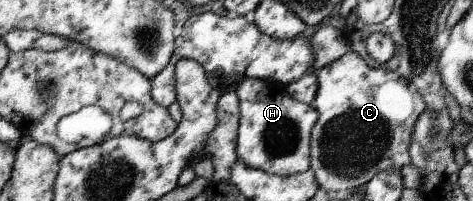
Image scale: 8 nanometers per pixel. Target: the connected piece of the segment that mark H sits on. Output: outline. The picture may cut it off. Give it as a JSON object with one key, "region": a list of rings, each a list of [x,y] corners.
{"region":[[[246,79],[234,92],[238,95],[240,111],[235,148],[237,159],[248,167],[280,176],[309,171],[312,129],[319,117],[313,105],[290,97],[286,86],[272,80]]]}

